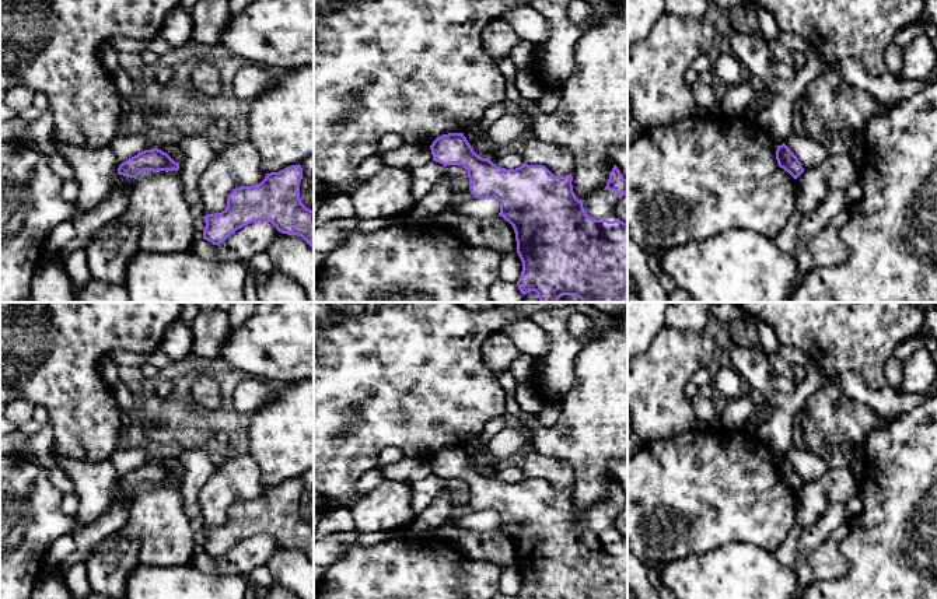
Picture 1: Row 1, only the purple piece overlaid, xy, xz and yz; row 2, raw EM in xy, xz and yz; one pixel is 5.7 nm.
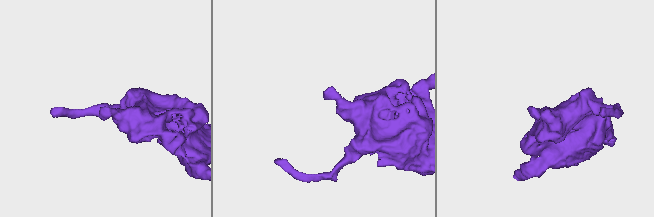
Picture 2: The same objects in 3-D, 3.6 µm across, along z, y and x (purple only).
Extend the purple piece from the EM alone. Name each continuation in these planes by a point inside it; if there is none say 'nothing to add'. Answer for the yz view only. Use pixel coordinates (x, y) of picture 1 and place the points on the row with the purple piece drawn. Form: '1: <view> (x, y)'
nothing to add

